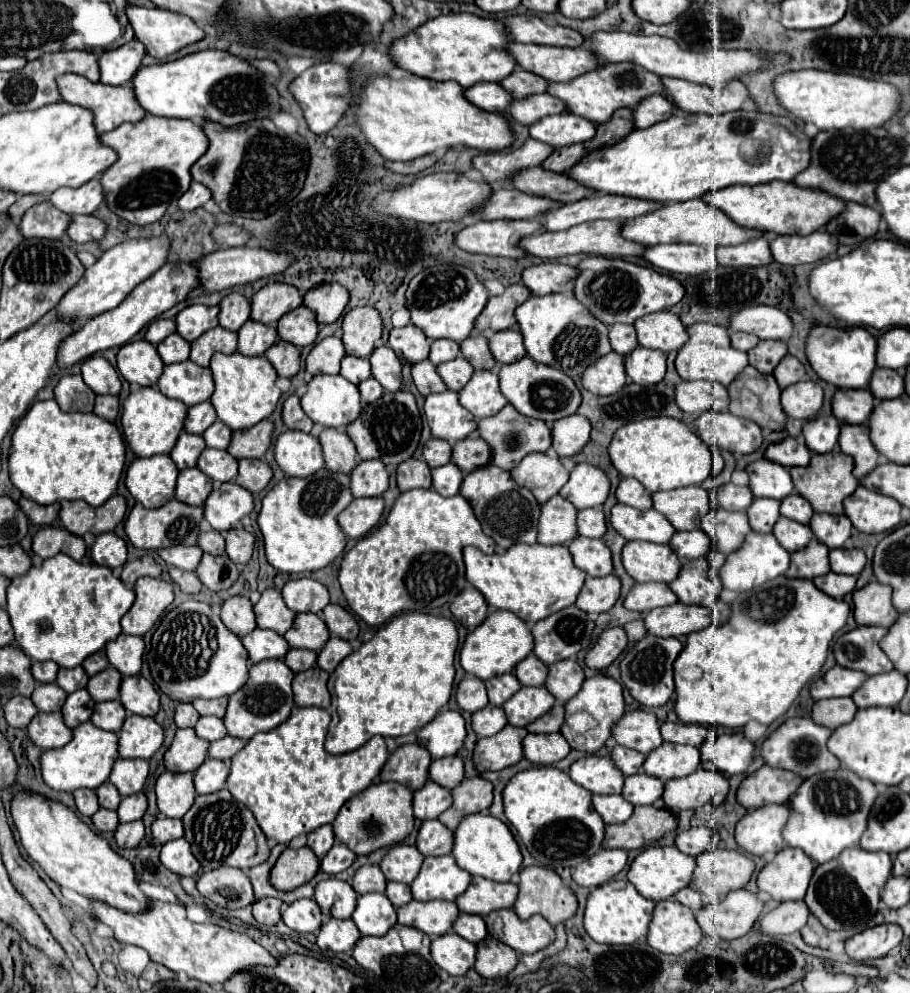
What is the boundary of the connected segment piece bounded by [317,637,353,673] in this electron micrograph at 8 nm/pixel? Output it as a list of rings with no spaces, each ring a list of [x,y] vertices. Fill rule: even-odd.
[[[331,637],[327,641],[327,645],[321,649],[319,657],[317,657],[317,665],[327,671],[327,673],[333,673],[337,663],[341,663],[341,659],[345,659],[345,655],[349,655],[353,649],[351,645],[345,641],[345,639],[339,639],[339,637]]]

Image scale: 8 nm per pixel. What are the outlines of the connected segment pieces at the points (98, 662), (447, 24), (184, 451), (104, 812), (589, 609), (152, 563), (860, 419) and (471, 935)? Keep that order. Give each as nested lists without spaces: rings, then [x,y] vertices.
[[[105,649],[89,655],[85,661],[83,661],[83,669],[87,671],[87,675],[97,675],[99,671],[103,671],[105,667],[109,667],[109,661],[107,661],[107,655],[105,655]]]
[[[455,13],[439,15],[413,33],[395,39],[389,47],[389,55],[397,67],[413,75],[435,81],[455,81],[463,89],[469,89],[479,81],[501,81],[517,67],[515,59],[505,51],[507,43],[509,39],[505,39],[501,21]]]
[[[183,431],[177,439],[177,445],[171,451],[171,459],[175,461],[175,465],[179,469],[187,469],[187,467],[197,467],[197,459],[201,455],[201,451],[205,449],[205,441],[201,435],[193,435]]]
[[[99,809],[91,819],[93,819],[93,825],[99,831],[115,831],[117,825],[119,825],[117,813],[115,811],[109,811],[109,809]]]
[[[617,575],[589,577],[577,597],[577,607],[585,613],[605,613],[609,611],[621,595],[621,581]]]
[[[149,555],[139,557],[135,561],[127,561],[123,571],[121,571],[121,581],[127,587],[133,587],[135,581],[139,577],[145,577],[145,575],[149,575],[149,577],[161,577],[161,565],[153,557],[149,557]]]
[[[839,389],[833,397],[833,415],[841,423],[867,423],[875,409],[873,393],[865,389]]]
[[[461,913],[457,917],[453,929],[457,935],[461,935],[463,939],[467,939],[471,943],[479,943],[481,939],[485,939],[489,935],[487,927],[485,927],[485,919],[477,917],[477,915],[467,915],[467,913]]]

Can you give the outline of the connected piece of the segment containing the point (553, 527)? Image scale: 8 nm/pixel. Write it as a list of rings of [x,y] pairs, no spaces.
[[[561,495],[551,497],[541,507],[539,517],[539,543],[565,545],[577,537],[577,509]]]

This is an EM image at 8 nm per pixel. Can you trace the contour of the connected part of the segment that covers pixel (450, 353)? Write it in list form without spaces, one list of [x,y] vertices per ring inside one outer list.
[[[437,339],[431,343],[431,355],[429,355],[429,361],[433,365],[441,365],[445,361],[451,361],[459,357],[459,345],[455,341],[449,341],[449,339]]]

